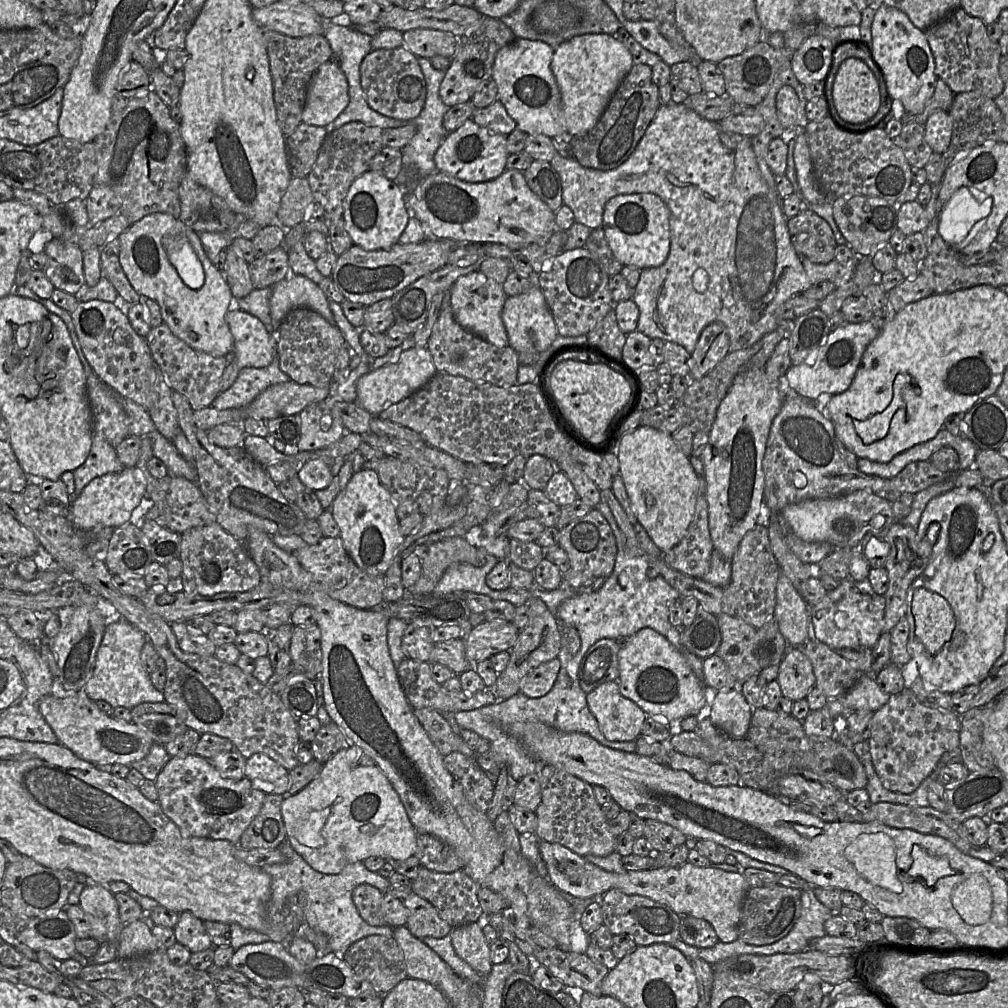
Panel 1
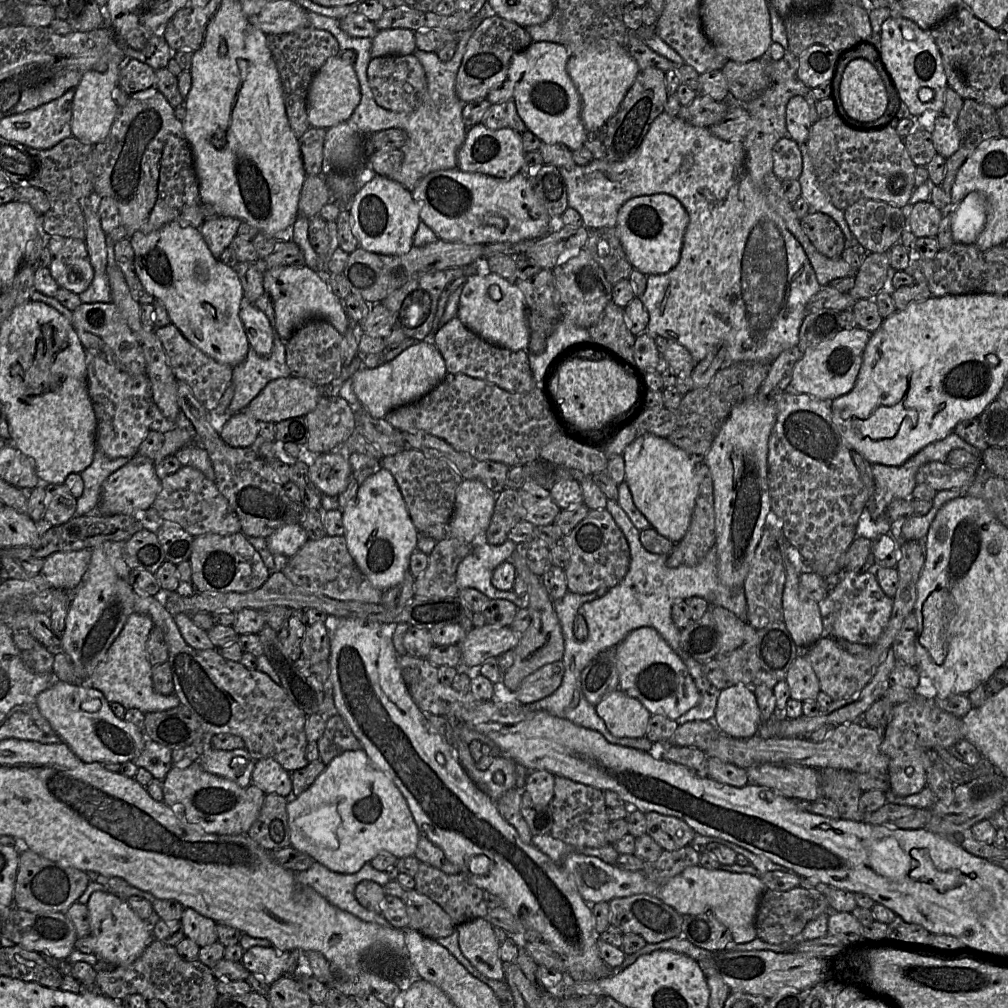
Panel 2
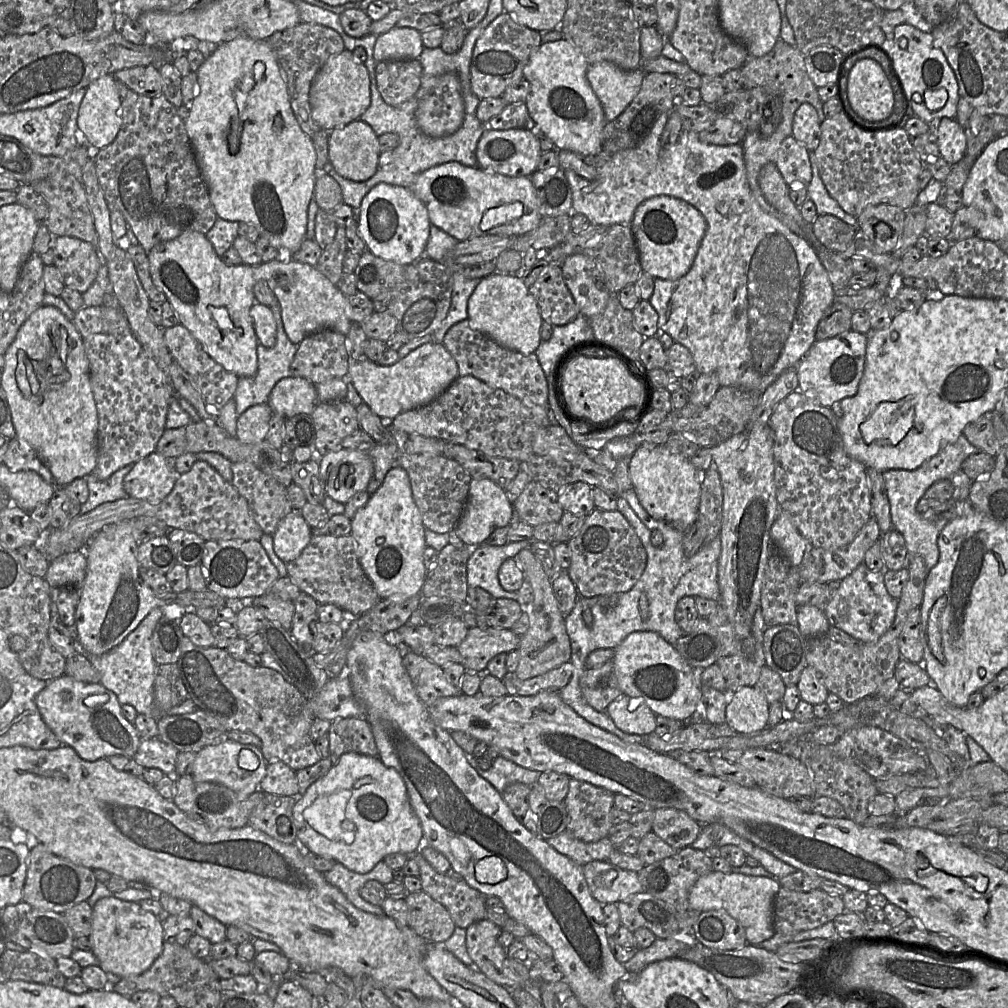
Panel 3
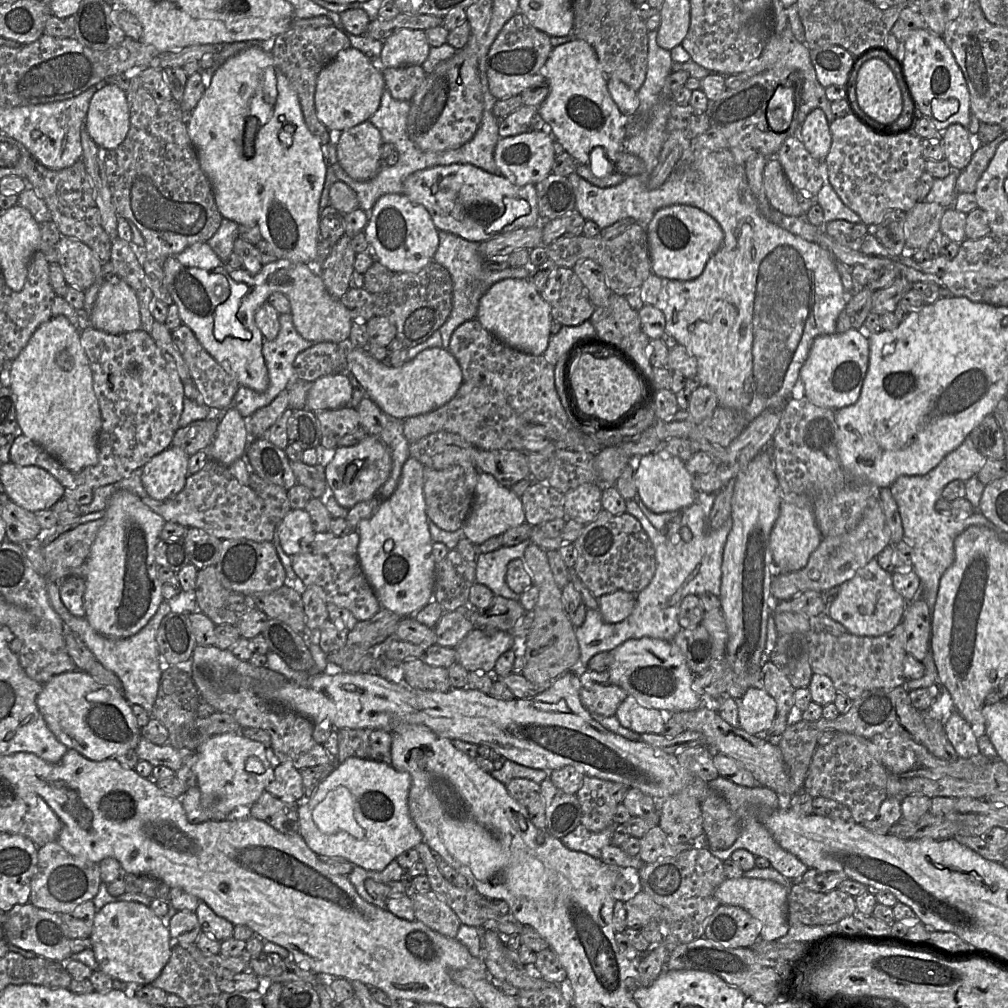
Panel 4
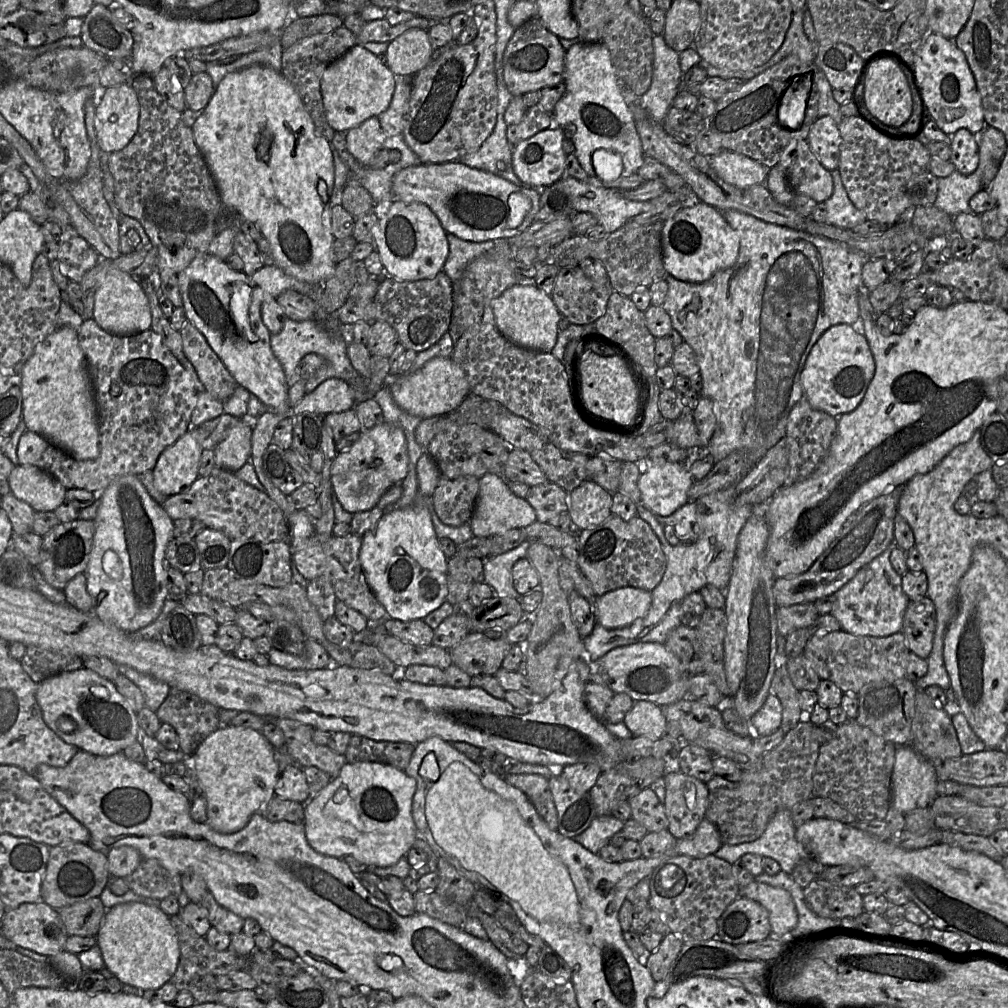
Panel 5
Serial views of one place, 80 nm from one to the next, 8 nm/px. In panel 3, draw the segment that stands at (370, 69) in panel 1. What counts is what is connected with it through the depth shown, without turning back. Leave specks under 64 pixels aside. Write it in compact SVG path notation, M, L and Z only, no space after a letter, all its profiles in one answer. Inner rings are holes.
M418 59L377 62L375 80L384 102L398 106L414 98L421 86L422 73Z

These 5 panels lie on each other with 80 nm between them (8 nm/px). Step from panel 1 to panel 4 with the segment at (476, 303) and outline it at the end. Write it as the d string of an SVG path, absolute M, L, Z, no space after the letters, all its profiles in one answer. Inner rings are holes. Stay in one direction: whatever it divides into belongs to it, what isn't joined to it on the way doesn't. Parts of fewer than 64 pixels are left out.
M508 278L494 283L481 297L476 319L507 346L531 355L543 355L551 338L551 308L529 279Z

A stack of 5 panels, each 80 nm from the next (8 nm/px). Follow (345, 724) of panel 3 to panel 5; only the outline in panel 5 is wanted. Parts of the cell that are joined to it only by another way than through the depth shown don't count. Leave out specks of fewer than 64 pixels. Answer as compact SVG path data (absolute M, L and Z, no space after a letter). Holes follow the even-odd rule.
M352 735L344 755L349 763L378 762L404 771L412 758L415 745Z

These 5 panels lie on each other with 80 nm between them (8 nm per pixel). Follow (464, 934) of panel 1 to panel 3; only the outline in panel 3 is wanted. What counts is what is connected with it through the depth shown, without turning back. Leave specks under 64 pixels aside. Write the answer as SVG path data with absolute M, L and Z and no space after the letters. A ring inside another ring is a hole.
M482 919L466 928L466 948L473 963L488 979L505 988L524 988L526 982L508 967L506 949L500 944L501 928Z

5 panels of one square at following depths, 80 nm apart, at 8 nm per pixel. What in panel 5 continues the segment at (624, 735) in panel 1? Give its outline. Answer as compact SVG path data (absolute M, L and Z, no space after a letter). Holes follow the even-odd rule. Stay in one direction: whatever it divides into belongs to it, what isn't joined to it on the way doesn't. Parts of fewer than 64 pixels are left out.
M644 700L636 701L623 721L633 736L643 736L650 739L662 738L667 722L662 707Z

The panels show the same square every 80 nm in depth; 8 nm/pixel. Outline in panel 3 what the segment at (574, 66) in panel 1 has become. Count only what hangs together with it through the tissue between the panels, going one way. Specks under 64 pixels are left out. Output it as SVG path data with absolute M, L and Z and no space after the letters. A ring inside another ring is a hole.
M607 61L590 64L586 76L601 102L607 121L615 119L628 107L639 92L644 75L642 69L626 71Z

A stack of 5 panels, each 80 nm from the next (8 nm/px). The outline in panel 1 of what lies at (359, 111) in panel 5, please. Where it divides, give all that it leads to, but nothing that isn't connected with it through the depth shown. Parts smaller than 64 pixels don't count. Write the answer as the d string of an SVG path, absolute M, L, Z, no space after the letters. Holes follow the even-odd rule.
M331 59L315 72L308 86L302 123L326 127L349 104L348 81L337 61Z

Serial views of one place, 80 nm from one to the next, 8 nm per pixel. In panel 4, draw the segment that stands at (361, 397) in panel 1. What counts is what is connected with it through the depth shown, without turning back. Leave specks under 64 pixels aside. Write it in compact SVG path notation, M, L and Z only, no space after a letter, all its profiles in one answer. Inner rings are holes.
M432 347L419 352L399 367L389 367L376 360L368 349L352 348L347 356L348 368L371 398L386 414L396 418L428 413L449 402L464 382L459 363L449 349Z

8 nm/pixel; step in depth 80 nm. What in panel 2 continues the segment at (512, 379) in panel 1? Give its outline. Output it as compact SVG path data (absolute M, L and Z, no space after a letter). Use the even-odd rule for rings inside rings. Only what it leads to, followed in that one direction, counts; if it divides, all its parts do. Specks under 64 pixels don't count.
M457 317L439 328L433 337L447 372L486 380L511 393L527 393L537 387L526 350L513 351L489 343L469 330Z

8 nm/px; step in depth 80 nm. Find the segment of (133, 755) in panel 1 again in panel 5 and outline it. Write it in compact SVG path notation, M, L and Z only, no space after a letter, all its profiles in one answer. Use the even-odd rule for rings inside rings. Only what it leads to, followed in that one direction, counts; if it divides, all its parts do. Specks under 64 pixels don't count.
M84 666L77 670L61 672L40 682L36 691L36 699L45 724L64 742L76 746L81 751L98 756L109 756L123 752L127 746L140 739L142 731L138 724L136 712L128 700L118 691L112 681ZM62 715L74 718L77 724L74 732L65 733L58 728L57 720Z

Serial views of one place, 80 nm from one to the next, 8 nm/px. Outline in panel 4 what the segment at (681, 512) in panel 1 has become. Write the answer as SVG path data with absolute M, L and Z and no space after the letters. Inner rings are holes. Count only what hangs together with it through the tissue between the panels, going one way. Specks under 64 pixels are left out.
M651 453L639 459L634 471L638 498L654 513L676 511L693 504L698 499L694 476L686 469L685 462L670 455Z

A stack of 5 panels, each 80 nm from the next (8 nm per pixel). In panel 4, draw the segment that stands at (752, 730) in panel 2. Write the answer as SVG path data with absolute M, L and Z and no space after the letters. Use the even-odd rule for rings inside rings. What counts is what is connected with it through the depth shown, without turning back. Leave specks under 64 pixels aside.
M759 685L747 688L738 699L739 728L762 736L772 726L777 714L776 701Z

